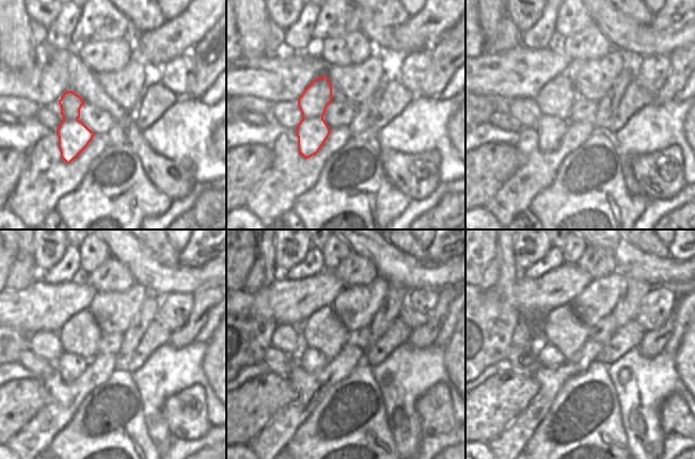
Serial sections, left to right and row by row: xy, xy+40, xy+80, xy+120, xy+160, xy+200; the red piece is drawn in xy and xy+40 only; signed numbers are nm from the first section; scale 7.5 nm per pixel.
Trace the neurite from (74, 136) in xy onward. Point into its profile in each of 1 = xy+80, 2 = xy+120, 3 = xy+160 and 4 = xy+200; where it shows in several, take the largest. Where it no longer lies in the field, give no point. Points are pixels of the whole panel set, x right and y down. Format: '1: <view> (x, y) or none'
1: xy+80 (555, 98)
2: xy+120 (80, 335)
3: xy+160 (322, 335)
4: xy+200 (564, 335)

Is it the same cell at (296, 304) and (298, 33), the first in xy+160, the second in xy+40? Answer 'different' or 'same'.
different

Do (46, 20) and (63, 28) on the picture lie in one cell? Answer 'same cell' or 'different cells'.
different cells

